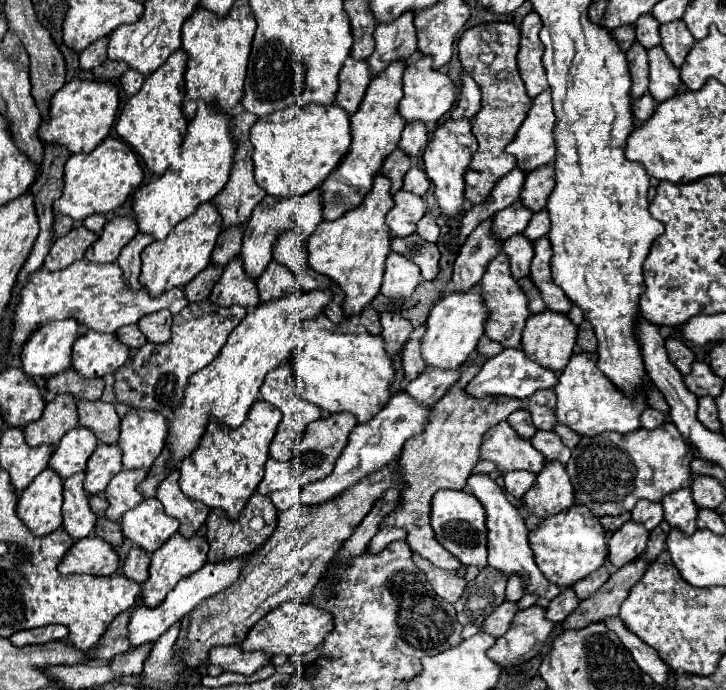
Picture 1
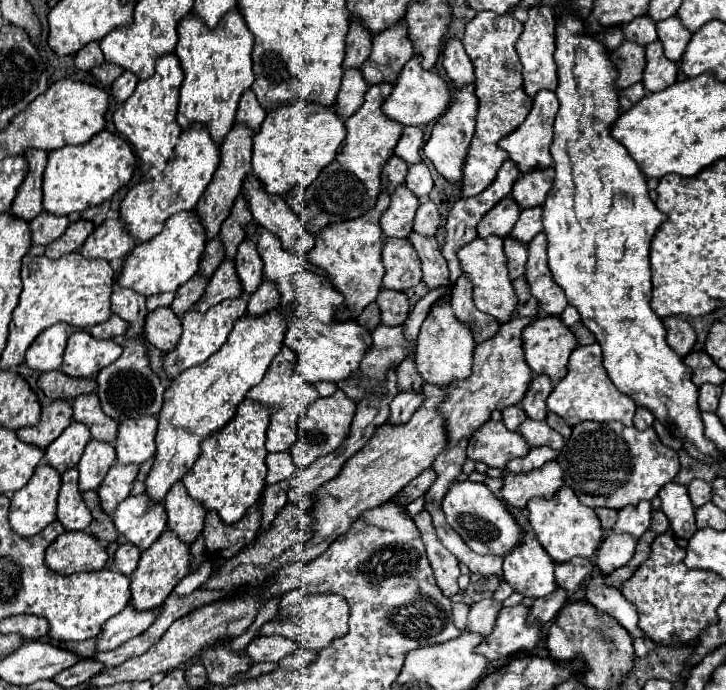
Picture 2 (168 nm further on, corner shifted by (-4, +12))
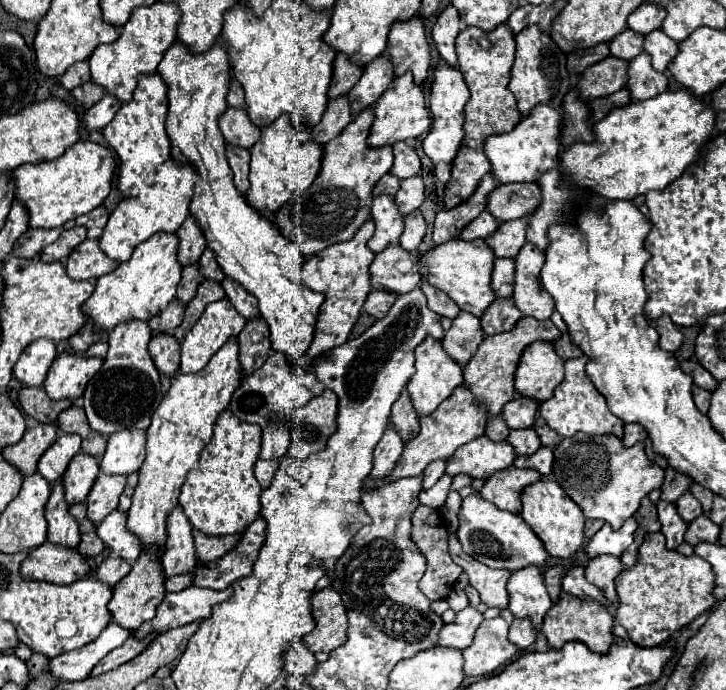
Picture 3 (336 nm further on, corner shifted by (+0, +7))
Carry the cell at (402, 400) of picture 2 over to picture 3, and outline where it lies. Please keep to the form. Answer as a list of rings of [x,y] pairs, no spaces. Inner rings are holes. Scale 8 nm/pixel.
[[[388,425],[388,431],[384,433],[384,437],[380,439],[380,443],[374,449],[374,467],[370,471],[370,479],[376,483],[380,479],[390,477],[392,469],[396,467],[398,457],[402,455],[404,443],[402,439],[398,439],[398,435],[394,433],[394,427]]]

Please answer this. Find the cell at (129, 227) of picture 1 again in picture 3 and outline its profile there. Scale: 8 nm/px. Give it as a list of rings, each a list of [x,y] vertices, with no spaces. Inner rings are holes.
[[[98,239],[82,241],[66,259],[66,273],[74,281],[98,279],[106,273],[112,273],[116,267],[118,267],[118,263],[110,261],[102,253]]]

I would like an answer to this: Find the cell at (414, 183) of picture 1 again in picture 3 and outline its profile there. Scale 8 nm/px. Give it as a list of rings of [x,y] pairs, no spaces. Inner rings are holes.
[[[410,177],[400,183],[400,191],[396,193],[396,205],[402,215],[408,215],[416,211],[424,201],[424,183],[422,177]]]

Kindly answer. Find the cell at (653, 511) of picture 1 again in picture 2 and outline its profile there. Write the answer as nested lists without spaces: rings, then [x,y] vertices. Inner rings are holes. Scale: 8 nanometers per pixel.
[[[648,500],[638,502],[636,506],[626,506],[618,510],[618,522],[614,526],[614,532],[628,532],[636,538],[640,538],[652,520],[652,504]]]

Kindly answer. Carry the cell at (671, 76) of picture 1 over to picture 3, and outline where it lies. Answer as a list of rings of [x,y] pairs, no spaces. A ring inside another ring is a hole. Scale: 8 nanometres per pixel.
[[[640,53],[628,63],[628,91],[634,101],[652,99],[668,89],[668,79],[650,65],[650,55]]]

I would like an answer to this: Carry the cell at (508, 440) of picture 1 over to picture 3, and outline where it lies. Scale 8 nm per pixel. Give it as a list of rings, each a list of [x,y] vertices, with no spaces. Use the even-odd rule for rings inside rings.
[[[486,435],[458,447],[446,461],[446,473],[466,473],[472,479],[488,479],[496,471],[510,467],[514,461],[514,449],[506,441],[492,441]]]

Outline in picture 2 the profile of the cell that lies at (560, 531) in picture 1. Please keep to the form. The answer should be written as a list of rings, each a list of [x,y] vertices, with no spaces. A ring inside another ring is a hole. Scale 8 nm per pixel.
[[[562,486],[552,500],[542,500],[542,498],[530,500],[528,522],[534,528],[544,550],[560,564],[568,562],[576,556],[580,556],[580,558],[594,556],[602,542],[602,534],[604,534],[596,512],[586,508],[584,504],[580,504],[580,500],[576,498],[576,494],[570,486]]]

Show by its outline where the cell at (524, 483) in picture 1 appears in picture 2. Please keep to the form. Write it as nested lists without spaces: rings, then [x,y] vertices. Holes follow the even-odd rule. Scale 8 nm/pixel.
[[[546,446],[530,448],[528,456],[514,458],[514,460],[508,462],[506,474],[516,474],[516,472],[530,472],[530,470],[536,470],[536,468],[540,468],[542,464],[546,464],[550,458],[556,458],[556,454],[558,454],[556,450],[546,448]]]

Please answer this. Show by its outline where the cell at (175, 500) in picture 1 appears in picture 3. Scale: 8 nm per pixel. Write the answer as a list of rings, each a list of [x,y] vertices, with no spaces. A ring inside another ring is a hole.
[[[176,507],[168,517],[168,543],[162,553],[162,567],[166,577],[192,573],[196,567],[192,525],[184,517],[182,507]]]

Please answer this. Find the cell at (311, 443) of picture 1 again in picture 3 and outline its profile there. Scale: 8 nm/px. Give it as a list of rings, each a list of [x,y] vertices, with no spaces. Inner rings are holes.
[[[324,389],[322,395],[310,399],[304,407],[292,413],[292,439],[288,455],[294,459],[306,459],[310,453],[324,449],[326,439],[336,429],[338,397]]]

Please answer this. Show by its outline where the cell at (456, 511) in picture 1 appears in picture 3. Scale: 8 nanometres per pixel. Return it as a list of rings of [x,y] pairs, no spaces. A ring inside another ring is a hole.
[[[468,495],[462,501],[460,509],[460,529],[458,539],[470,557],[478,559],[480,563],[492,567],[492,569],[508,569],[518,571],[530,565],[544,567],[548,553],[542,545],[542,541],[532,533],[532,529],[526,525],[526,521],[520,515],[506,513],[498,509],[496,505],[490,505],[488,501],[482,501],[478,495]]]

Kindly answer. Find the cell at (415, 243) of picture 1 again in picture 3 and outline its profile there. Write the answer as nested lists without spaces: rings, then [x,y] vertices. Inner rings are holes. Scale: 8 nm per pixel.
[[[422,277],[422,291],[428,297],[430,309],[434,309],[436,313],[440,313],[440,315],[444,315],[448,319],[454,319],[460,313],[458,305],[454,305],[454,301],[450,301],[450,297],[446,297],[446,293],[434,289],[424,277]]]

